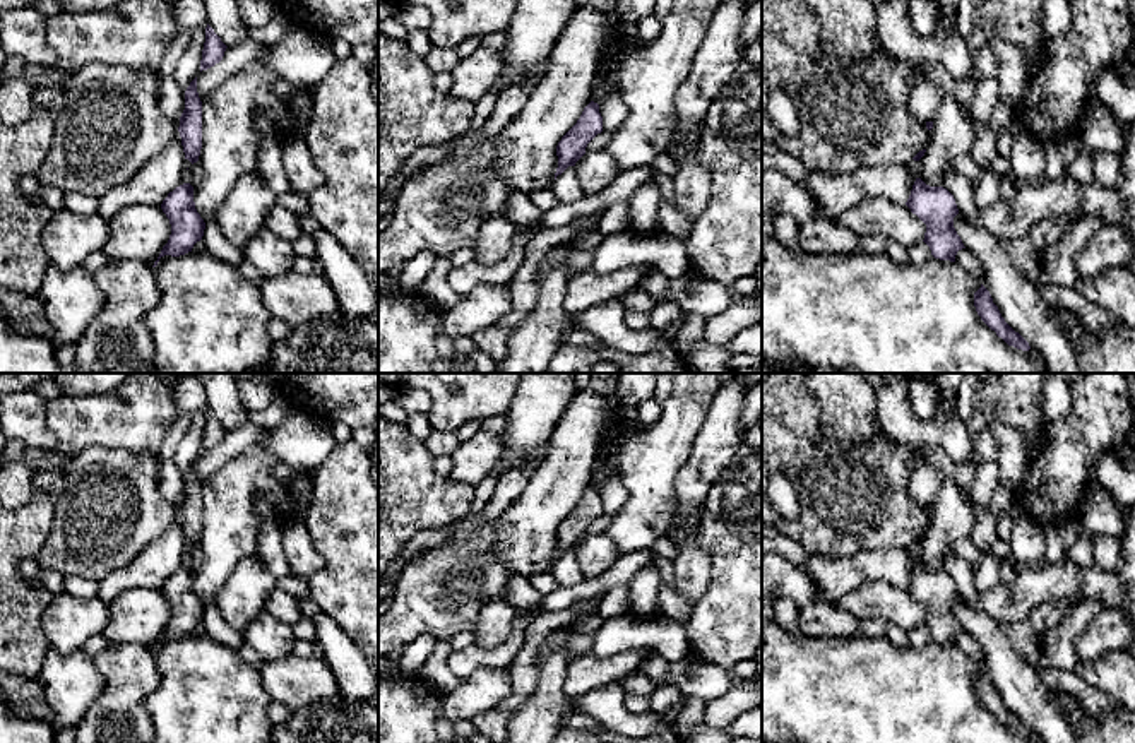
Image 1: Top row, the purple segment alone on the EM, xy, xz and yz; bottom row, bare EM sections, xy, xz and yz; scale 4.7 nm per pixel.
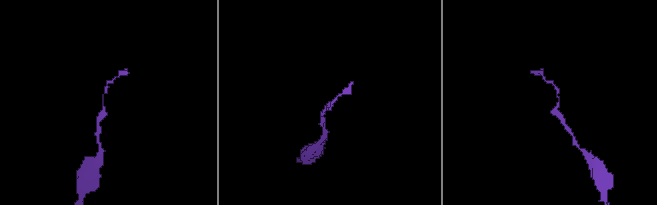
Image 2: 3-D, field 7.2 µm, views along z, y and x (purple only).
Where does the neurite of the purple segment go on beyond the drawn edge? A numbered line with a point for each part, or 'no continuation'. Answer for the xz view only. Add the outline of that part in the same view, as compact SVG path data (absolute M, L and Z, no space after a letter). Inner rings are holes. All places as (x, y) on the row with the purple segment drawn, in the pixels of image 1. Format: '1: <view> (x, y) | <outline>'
no continuation

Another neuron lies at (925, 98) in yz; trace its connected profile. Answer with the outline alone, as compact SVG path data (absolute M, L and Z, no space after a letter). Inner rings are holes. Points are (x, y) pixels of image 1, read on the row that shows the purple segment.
M916 75L909 96L909 113L918 122L933 122L942 103L942 87L923 75Z

